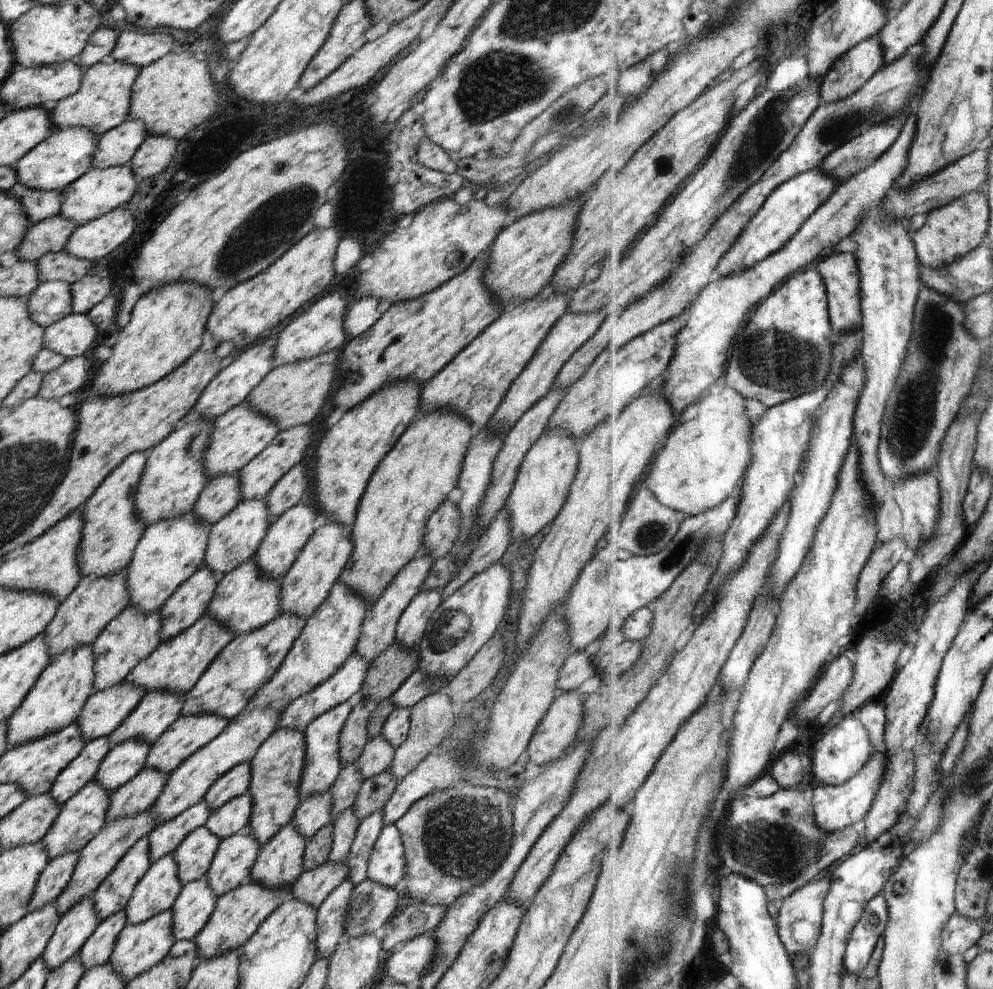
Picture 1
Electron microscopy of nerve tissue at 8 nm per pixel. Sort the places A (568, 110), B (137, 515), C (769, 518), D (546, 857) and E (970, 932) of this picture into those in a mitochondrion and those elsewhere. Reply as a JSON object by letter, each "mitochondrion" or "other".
{"A":"mitochondrion","B":"other","C":"other","D":"other","E":"other"}

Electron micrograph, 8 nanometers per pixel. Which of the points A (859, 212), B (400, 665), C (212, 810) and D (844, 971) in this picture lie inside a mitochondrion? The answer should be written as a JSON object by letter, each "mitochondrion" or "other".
{"A":"other","B":"other","C":"other","D":"other"}

